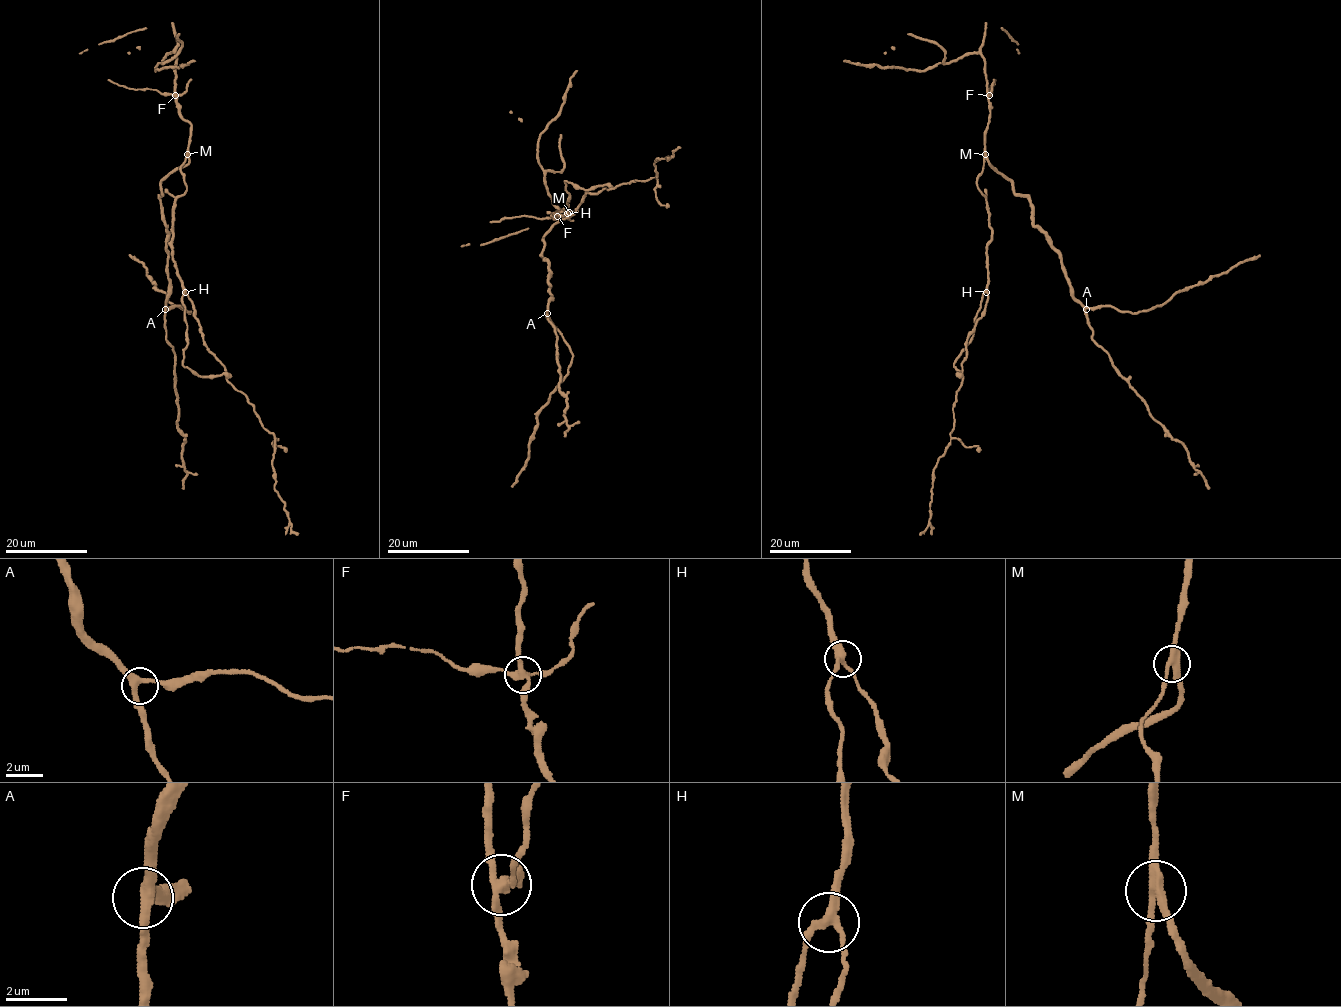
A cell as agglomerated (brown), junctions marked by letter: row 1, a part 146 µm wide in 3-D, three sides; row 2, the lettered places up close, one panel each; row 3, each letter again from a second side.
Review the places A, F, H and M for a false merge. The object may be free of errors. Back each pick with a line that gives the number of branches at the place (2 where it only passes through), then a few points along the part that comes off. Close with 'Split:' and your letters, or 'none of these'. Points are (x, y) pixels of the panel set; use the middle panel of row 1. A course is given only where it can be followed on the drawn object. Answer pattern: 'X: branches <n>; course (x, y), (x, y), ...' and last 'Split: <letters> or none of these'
F: branches 4; course (558, 216), (538, 219), (531, 216), (512, 217), (489, 222)
Split: F

